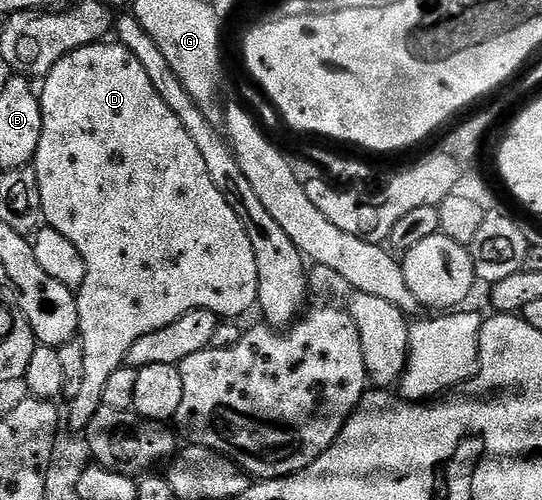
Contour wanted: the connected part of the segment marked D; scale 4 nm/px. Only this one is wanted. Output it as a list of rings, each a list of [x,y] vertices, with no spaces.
[[[103,41],[68,53],[41,80],[40,102],[42,105],[42,132],[40,145],[32,164],[36,177],[40,181],[40,205],[45,226],[56,229],[56,233],[64,233],[76,249],[80,249],[80,257],[84,257],[84,285],[76,292],[78,300],[78,334],[84,345],[84,377],[80,377],[80,390],[76,397],[69,400],[70,427],[78,433],[85,432],[86,426],[96,417],[102,406],[102,390],[108,377],[116,373],[126,362],[128,349],[140,341],[140,337],[148,337],[148,333],[156,333],[156,329],[164,329],[172,325],[184,313],[193,311],[210,311],[219,317],[238,317],[249,307],[253,308],[258,301],[258,274],[256,273],[256,253],[252,253],[252,241],[248,241],[248,233],[244,233],[244,225],[240,225],[240,217],[232,213],[232,205],[224,201],[220,189],[208,177],[208,169],[192,137],[188,137],[188,129],[180,125],[176,113],[160,101],[160,93],[148,78],[144,65],[136,61],[136,57],[123,43]]]

